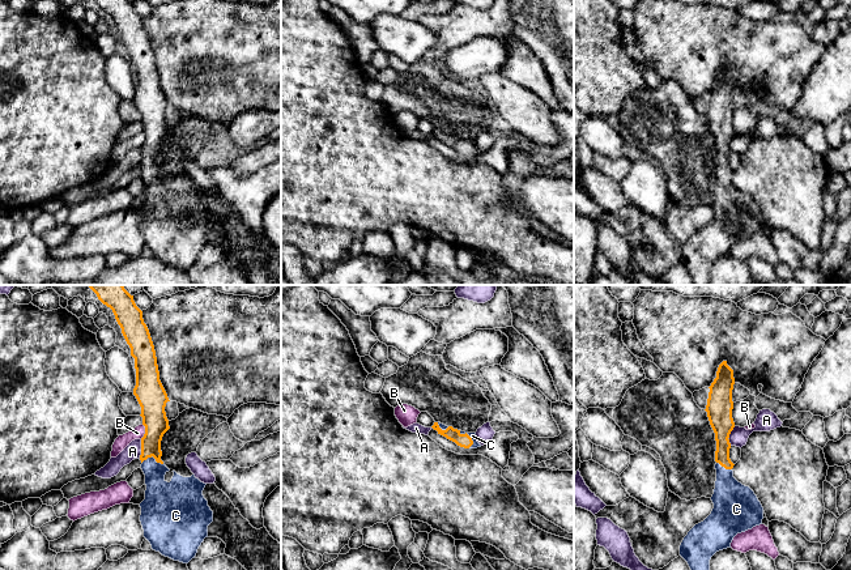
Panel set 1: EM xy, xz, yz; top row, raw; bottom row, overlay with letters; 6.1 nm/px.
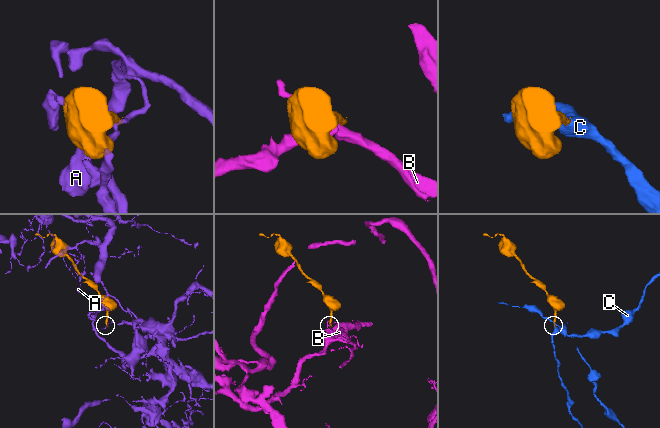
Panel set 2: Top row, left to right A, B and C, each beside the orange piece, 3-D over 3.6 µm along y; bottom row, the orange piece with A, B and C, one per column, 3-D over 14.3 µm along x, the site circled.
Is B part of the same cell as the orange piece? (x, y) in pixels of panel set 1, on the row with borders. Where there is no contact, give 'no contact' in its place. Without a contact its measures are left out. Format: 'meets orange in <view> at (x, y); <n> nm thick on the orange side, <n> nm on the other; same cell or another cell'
meets orange in xy at (145, 432); 180 nm thick on the orange side, 80 nm on the other; another cell

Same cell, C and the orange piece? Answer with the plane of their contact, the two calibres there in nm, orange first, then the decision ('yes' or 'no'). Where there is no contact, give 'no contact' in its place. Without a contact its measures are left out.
contact in xz; calibres 80 and 40 nm; yes

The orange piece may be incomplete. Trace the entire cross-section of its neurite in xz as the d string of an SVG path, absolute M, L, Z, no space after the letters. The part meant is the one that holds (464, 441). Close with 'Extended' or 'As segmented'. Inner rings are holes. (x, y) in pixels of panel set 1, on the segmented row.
M434 422L431 426L438 434L446 437L447 439L455 442L458 446L464 448L477 448L481 444L477 442L476 433L465 433L452 426L446 426L441 422Z. Extended

